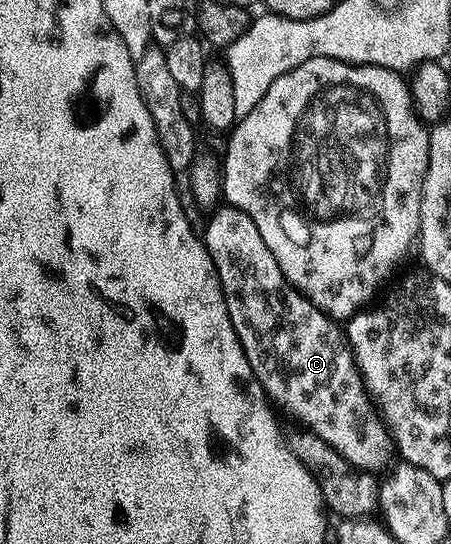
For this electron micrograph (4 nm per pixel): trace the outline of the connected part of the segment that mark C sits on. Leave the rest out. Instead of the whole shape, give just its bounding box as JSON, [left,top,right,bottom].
[201,204,397,471]

